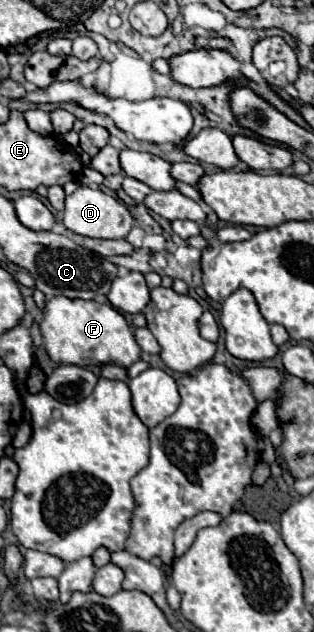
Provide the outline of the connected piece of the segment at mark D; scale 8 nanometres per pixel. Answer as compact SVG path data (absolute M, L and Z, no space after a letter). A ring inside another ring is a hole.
M79 186L71 196L65 198L63 210L63 224L73 230L75 234L89 236L89 238L125 238L133 228L135 220L127 206L101 190L93 190L89 186Z

